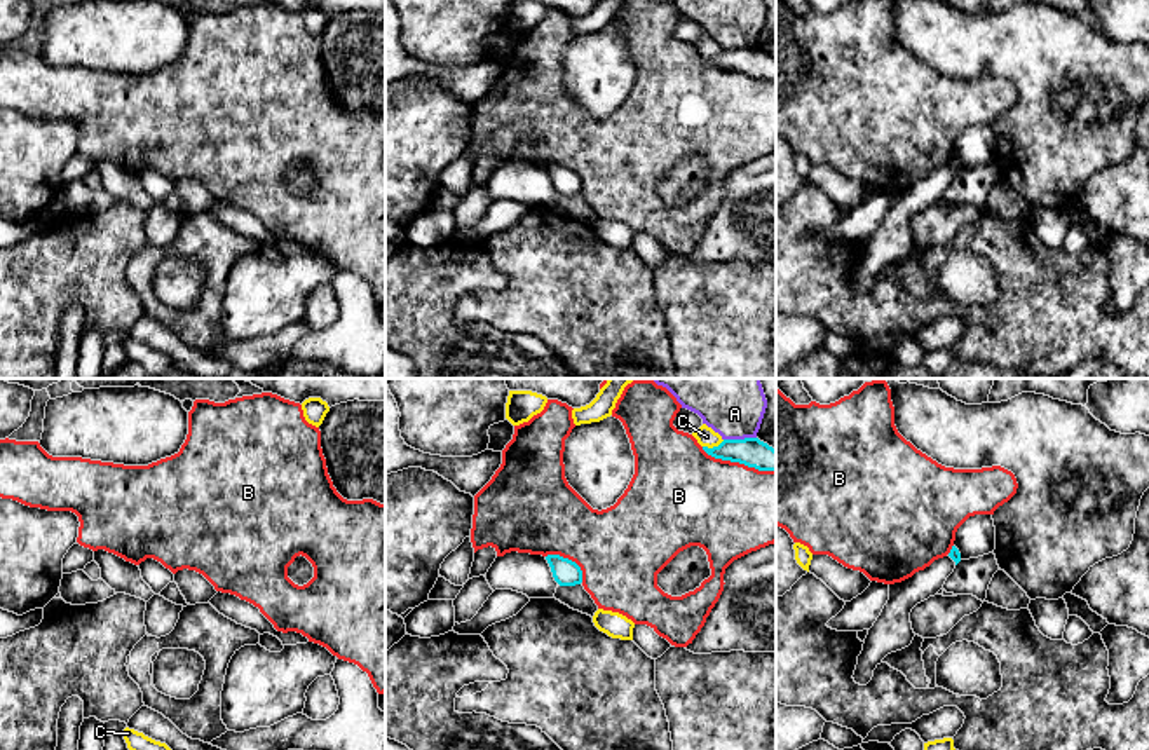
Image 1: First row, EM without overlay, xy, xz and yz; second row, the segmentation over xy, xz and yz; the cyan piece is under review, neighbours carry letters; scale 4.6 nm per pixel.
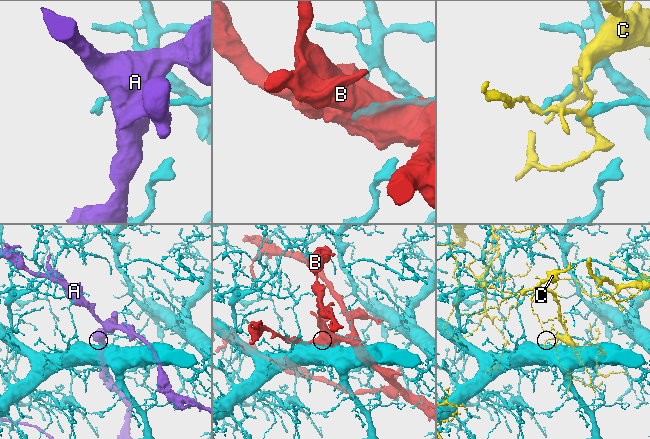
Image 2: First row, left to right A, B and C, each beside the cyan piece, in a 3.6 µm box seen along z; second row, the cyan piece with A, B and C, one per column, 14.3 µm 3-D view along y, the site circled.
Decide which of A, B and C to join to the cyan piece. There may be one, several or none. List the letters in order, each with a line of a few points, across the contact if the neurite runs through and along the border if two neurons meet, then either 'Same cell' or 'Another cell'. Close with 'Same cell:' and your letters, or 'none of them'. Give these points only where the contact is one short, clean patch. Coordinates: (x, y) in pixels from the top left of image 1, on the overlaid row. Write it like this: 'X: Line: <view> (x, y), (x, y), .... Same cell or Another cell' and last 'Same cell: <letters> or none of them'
A: Another cell
B: Another cell
C: Another cell
Same cell: none of them

